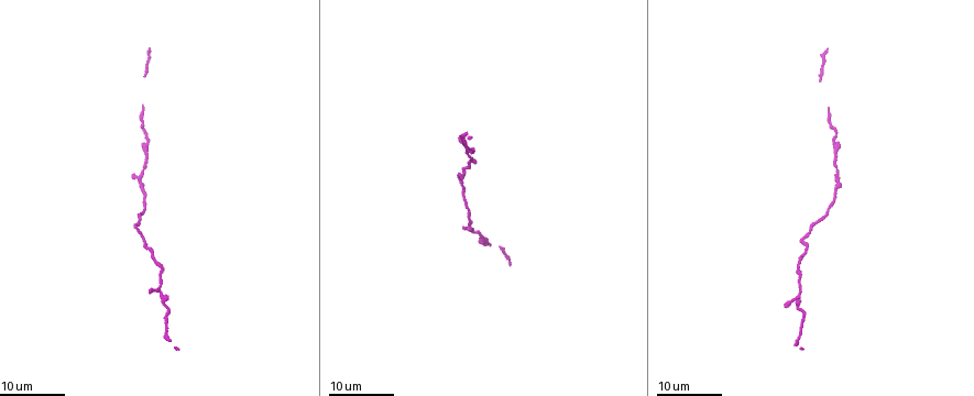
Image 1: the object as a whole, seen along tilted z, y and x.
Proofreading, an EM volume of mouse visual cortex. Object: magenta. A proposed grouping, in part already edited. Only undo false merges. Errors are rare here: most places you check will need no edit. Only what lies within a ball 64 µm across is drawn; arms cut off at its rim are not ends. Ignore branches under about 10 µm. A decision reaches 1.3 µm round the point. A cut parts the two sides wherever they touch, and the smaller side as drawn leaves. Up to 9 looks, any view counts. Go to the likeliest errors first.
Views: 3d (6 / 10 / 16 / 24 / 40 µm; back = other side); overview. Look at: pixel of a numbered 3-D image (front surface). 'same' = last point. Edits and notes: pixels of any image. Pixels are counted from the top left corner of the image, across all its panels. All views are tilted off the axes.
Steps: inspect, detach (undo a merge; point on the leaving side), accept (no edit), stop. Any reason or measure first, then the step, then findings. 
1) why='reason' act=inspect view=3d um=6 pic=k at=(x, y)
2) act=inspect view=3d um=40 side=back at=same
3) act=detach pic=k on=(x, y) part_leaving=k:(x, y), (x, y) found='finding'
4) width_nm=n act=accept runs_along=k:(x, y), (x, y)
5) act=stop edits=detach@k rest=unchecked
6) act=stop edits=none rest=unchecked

why='abrupt turn' act=inspect view=3d um=16 pic=1 at=(800, 240)

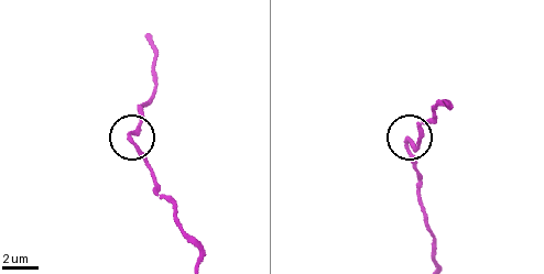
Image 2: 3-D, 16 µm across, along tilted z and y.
act=inspect view=3d um=6 pic=2 at=(407, 138)

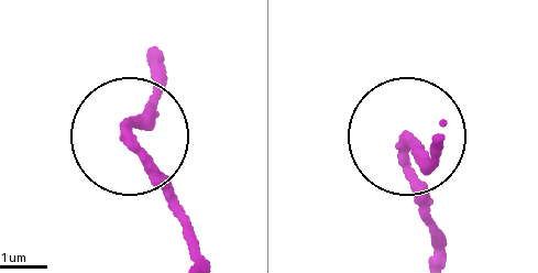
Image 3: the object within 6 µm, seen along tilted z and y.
act=accept found='continuous, no second neuron'

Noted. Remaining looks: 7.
why='two arms in line, one across' act=inspect view=3d um=24 pic=1 at=(839, 175)

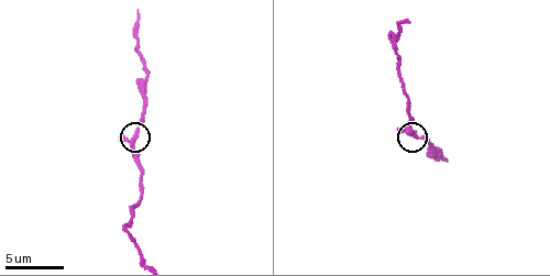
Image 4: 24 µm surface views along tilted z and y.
why='closer look' act=inspect view=3d um=10 pic=4 at=(135, 140)

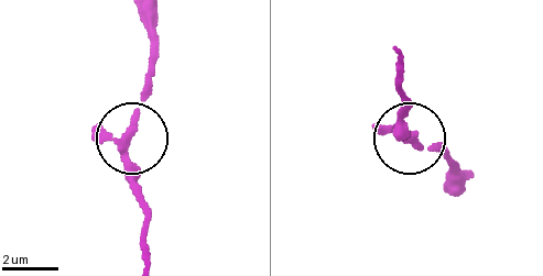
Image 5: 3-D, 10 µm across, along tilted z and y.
arms=3 act=accept found='all the same neuron'

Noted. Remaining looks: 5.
why='sudden change in width' act=inspect view=3d um=16 pic=1 at=(801, 292)

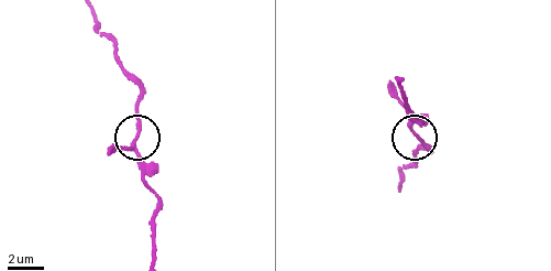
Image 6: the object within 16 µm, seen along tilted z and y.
act=inspect view=3d um=10 pic=6 at=(135, 139)

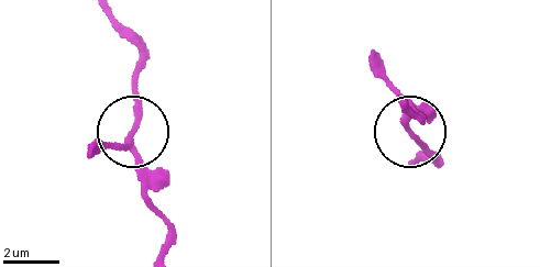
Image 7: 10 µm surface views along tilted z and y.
act=accept found='continuous, no second neuron'

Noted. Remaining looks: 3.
why='thick turns thin' act=inspect view=3d um=24 pic=1 at=(796, 266)

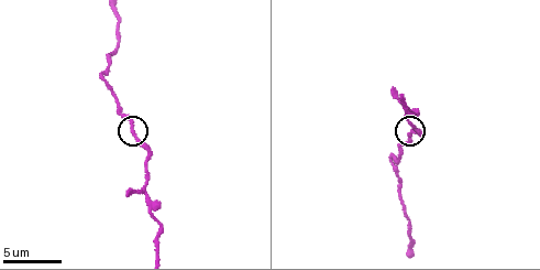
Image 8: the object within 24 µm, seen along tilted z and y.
act=inspect view=3d um=6 pic=8 at=(132, 132)

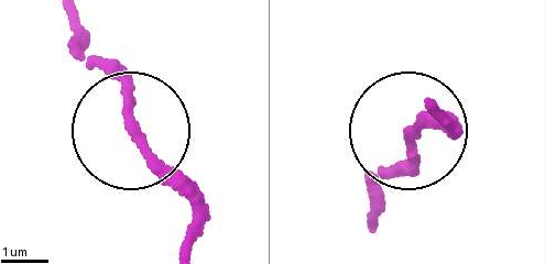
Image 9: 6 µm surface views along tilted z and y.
act=accept runs_along=9:(66, 10), (121, 85), (130, 124), (206, 202) found='all the same neuron'

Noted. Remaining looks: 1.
act=stop edits=none rest=unchecked

